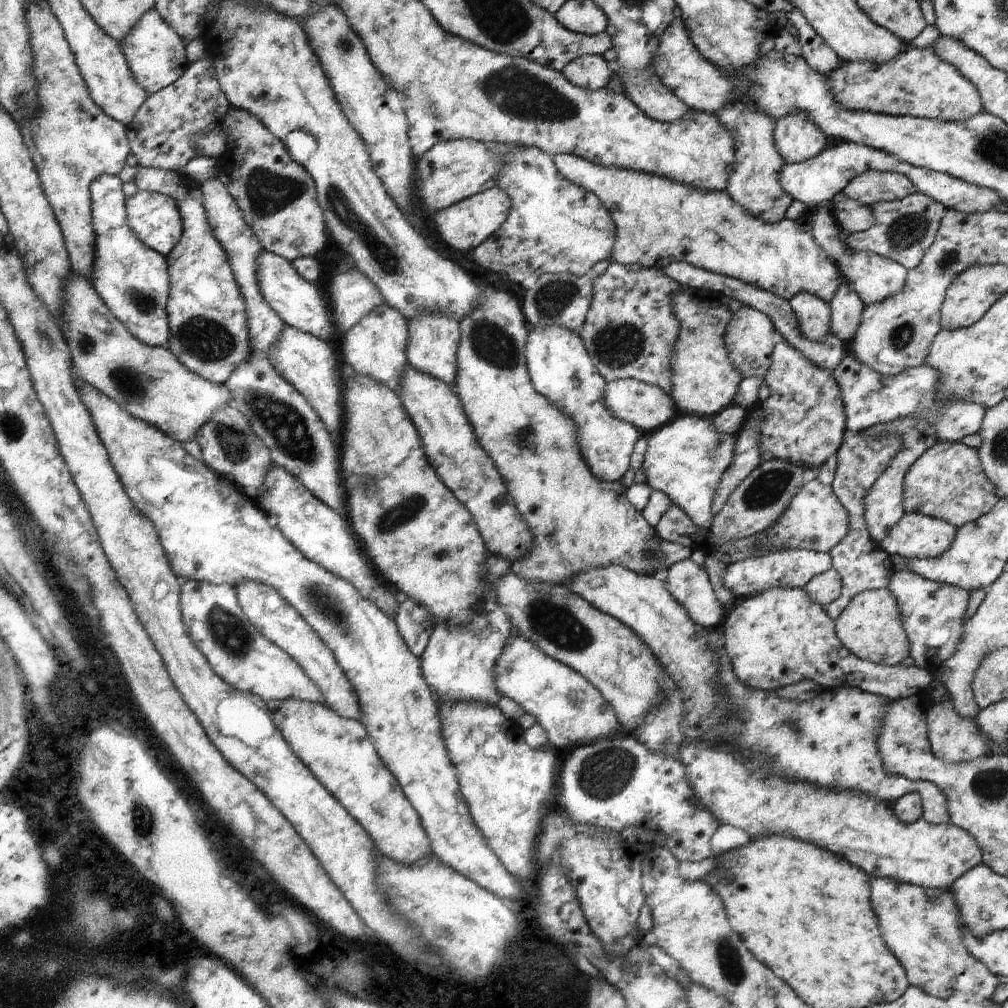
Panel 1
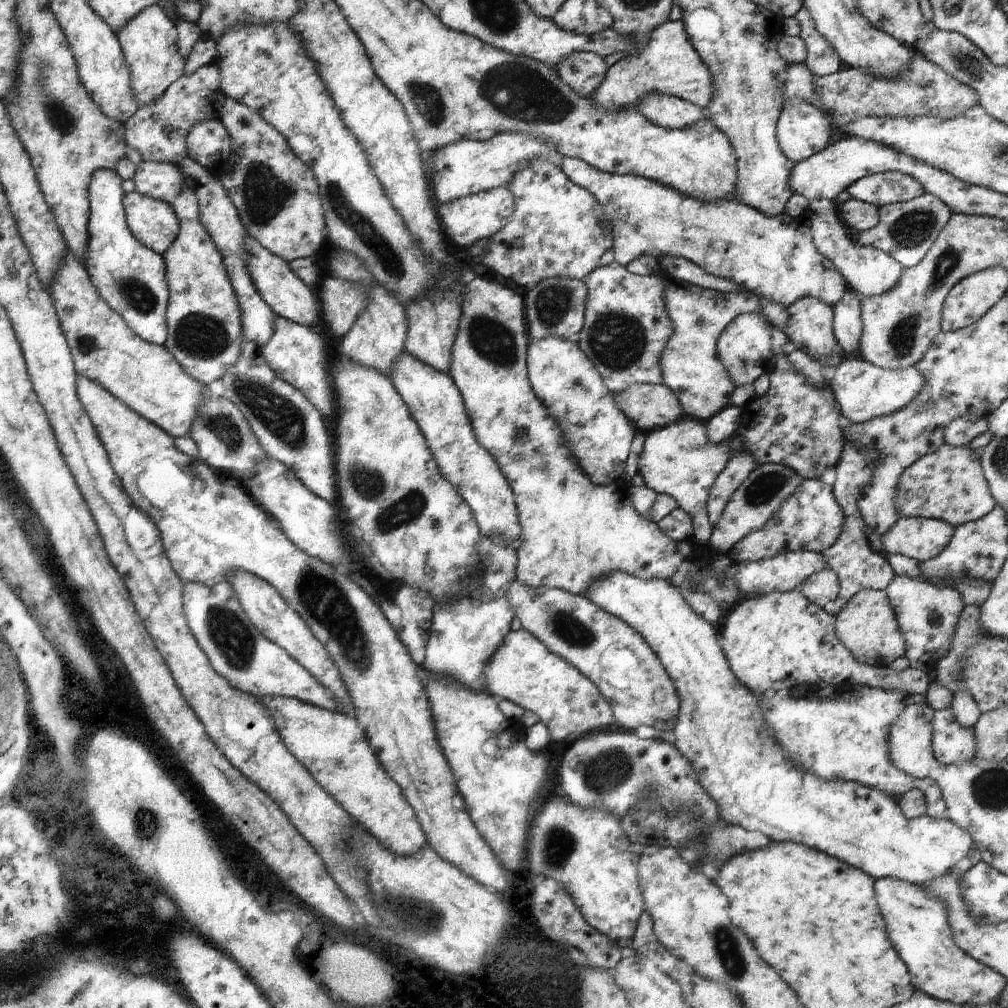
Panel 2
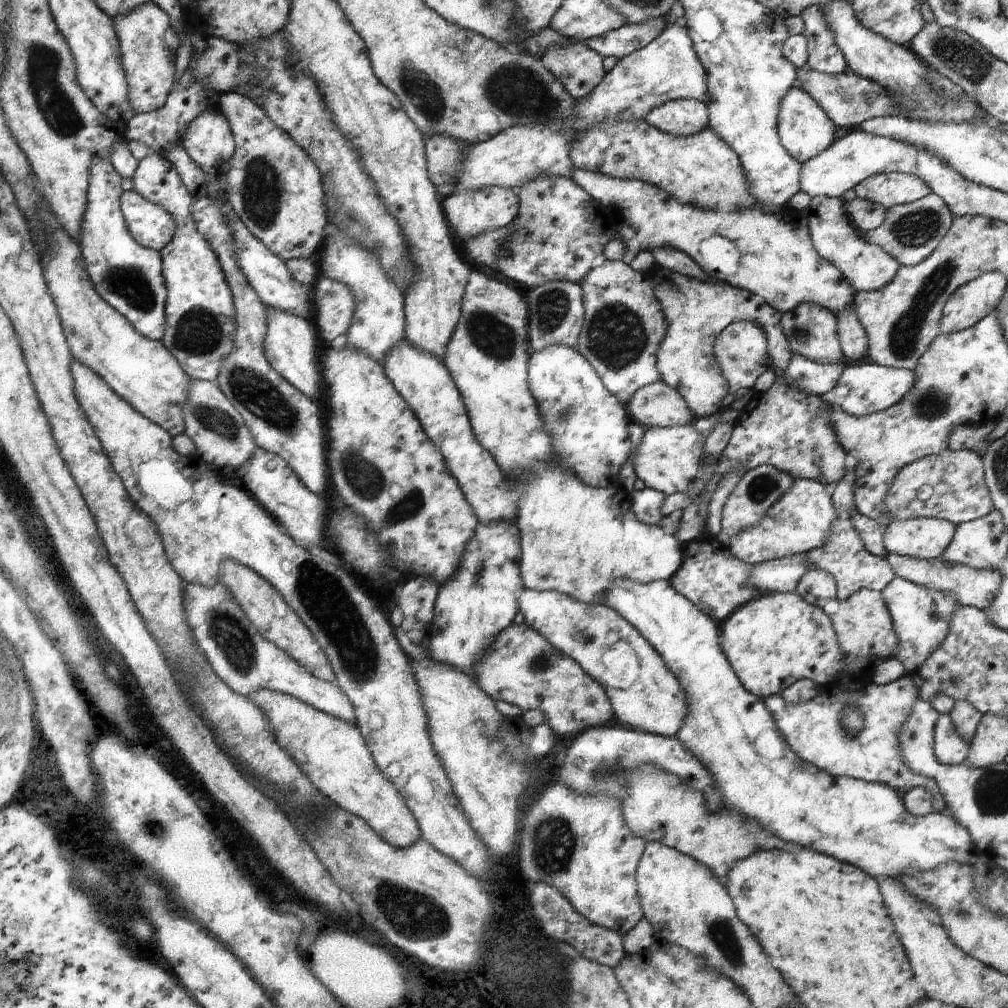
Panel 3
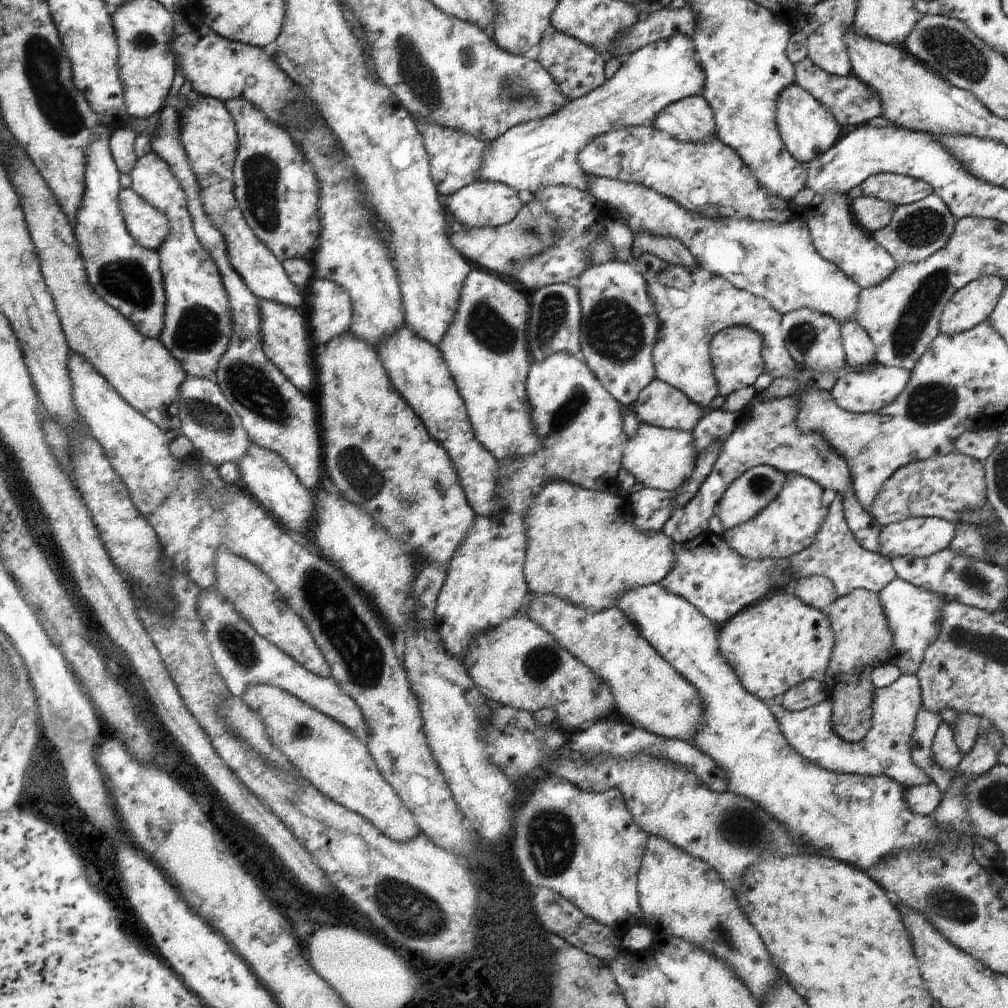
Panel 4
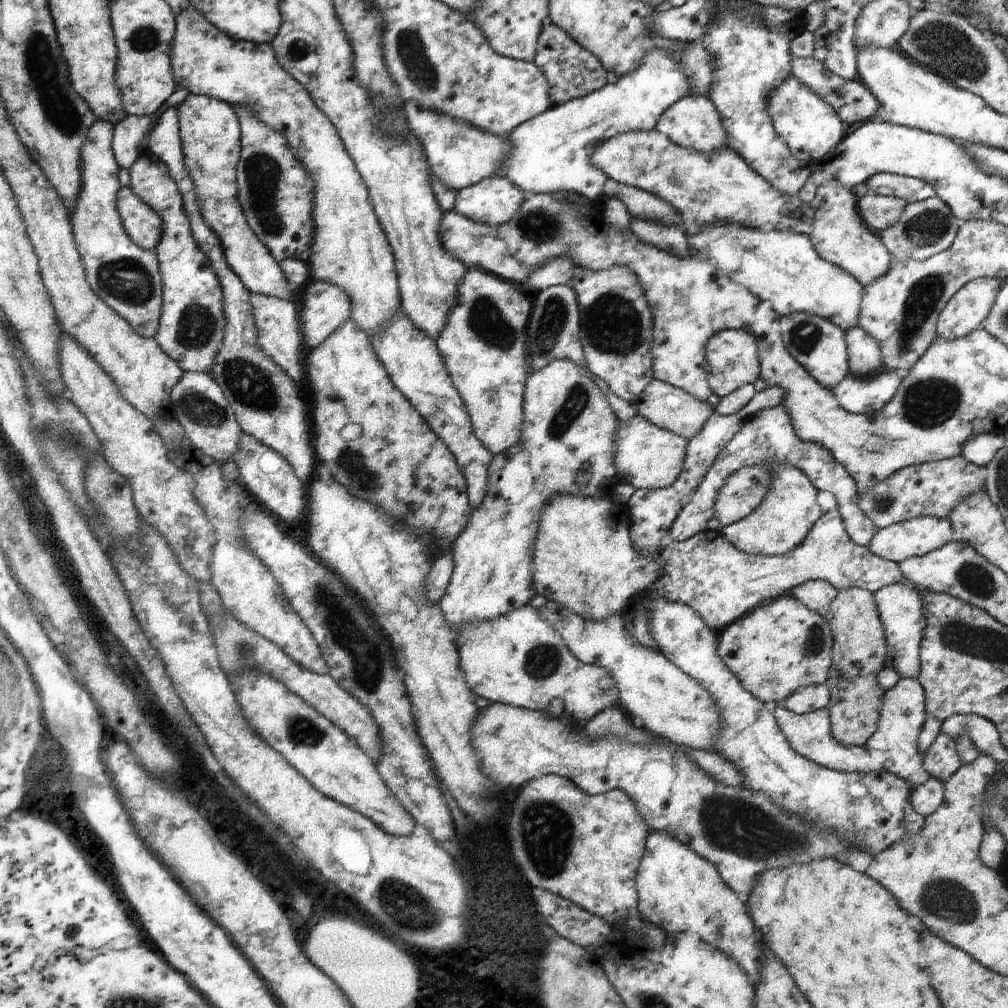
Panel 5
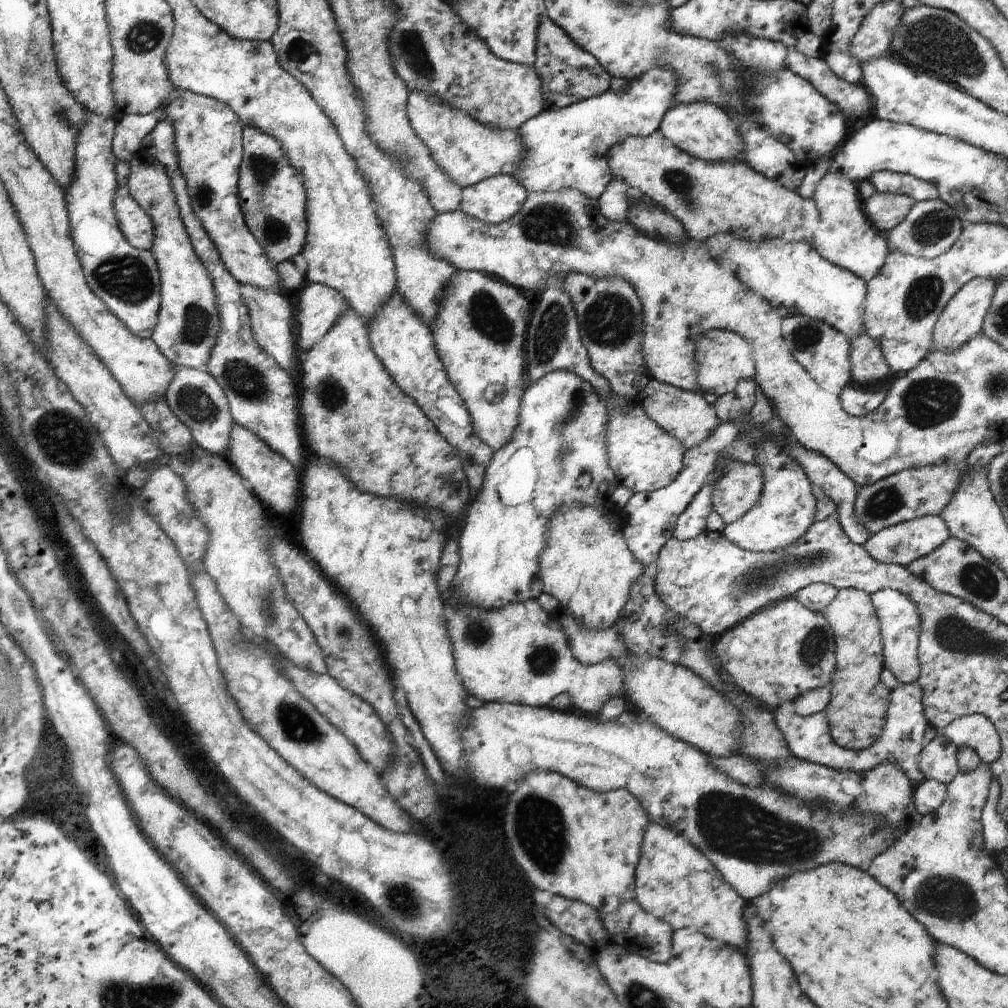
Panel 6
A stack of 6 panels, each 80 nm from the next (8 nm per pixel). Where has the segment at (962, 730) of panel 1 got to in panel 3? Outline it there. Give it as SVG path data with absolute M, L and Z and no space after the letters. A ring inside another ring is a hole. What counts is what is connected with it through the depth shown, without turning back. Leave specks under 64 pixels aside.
M939 714L933 726L932 752L940 764L950 766L962 764L969 752L969 744L955 732L947 714Z

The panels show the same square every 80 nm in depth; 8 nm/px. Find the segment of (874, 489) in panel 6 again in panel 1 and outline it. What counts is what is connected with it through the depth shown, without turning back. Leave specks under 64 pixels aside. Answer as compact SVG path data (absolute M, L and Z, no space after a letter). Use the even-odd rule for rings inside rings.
M937 441L915 459L903 477L901 504L904 514L935 517L957 529L987 514L998 499L995 487L980 470L976 449L961 443Z

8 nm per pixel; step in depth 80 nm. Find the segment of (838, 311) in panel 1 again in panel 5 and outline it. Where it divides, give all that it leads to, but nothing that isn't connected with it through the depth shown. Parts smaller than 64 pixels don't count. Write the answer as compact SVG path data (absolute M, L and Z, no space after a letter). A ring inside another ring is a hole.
M851 327L844 332L844 339L849 373L866 377L884 368L877 341L864 330Z

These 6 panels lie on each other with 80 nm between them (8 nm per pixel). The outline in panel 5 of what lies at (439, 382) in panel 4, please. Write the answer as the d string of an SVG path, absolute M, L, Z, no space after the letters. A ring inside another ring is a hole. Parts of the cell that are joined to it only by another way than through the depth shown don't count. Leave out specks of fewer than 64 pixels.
M400 306L390 319L367 339L394 387L407 399L455 458L464 478L469 504L472 507L477 506L486 493L487 466L492 454L475 438L465 404L452 385L435 341L419 330Z

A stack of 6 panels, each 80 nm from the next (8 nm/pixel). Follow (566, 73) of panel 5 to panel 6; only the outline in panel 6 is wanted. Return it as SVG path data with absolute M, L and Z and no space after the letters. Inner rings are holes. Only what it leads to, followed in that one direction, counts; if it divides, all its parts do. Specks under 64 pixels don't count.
M546 15L538 16L535 29L534 63L536 77L540 82L542 110L557 110L589 97L597 97L609 90L609 73L587 51L581 50L564 32Z

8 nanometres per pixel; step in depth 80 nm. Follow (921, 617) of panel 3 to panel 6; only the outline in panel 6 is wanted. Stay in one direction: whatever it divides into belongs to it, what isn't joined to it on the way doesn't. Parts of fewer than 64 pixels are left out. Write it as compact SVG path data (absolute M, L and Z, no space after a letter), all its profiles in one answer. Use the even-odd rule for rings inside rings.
M891 589L875 591L870 597L880 628L883 668L887 668L901 685L915 683L920 673L916 653L920 622L916 604L904 594Z

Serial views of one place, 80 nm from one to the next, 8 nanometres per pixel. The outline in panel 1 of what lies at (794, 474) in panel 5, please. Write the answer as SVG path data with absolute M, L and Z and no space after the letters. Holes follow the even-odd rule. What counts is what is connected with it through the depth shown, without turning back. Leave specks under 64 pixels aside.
M807 477L778 519L762 533L759 532L762 537L758 540L758 552L753 556L762 557L767 553L791 549L828 553L847 534L847 527L846 510L835 498L830 485Z

